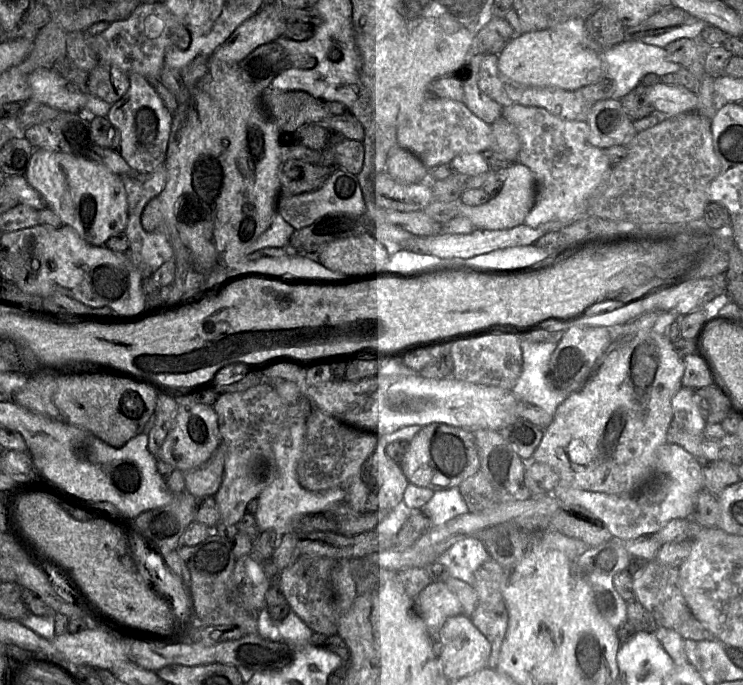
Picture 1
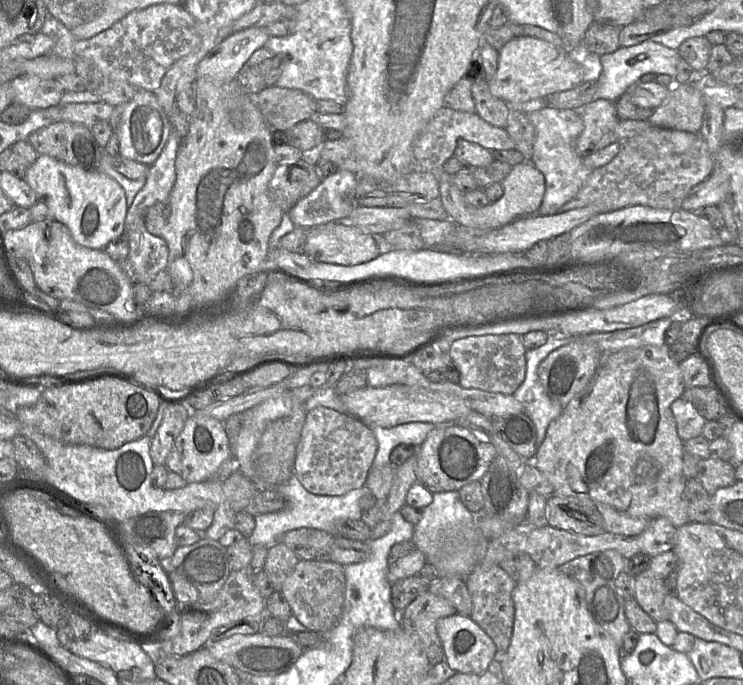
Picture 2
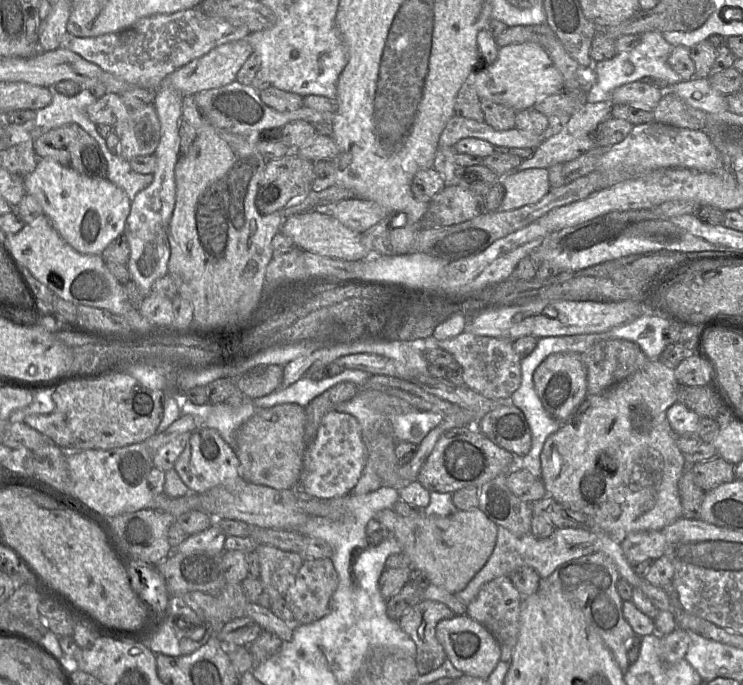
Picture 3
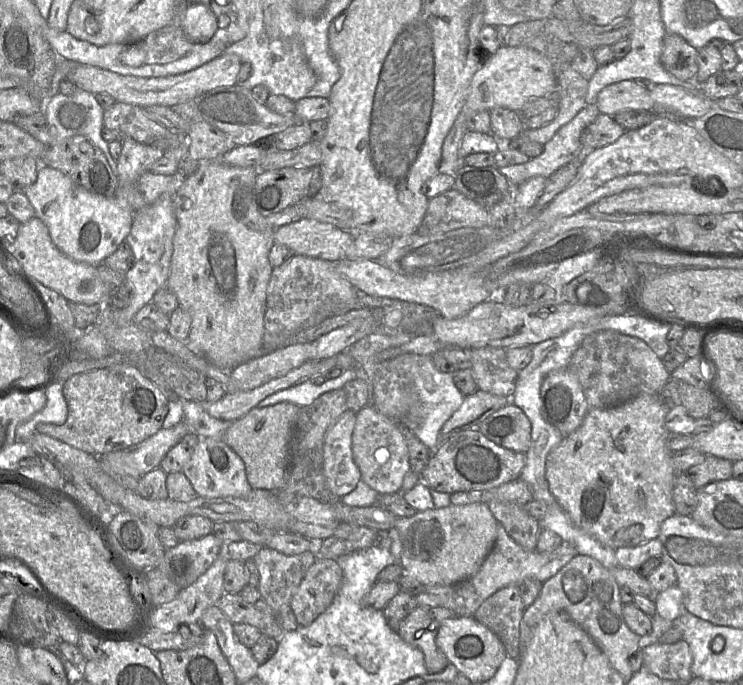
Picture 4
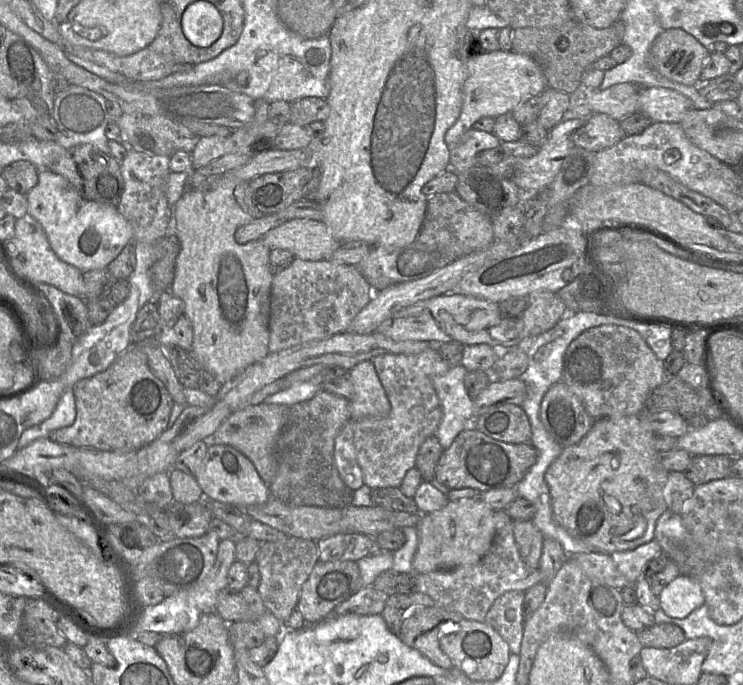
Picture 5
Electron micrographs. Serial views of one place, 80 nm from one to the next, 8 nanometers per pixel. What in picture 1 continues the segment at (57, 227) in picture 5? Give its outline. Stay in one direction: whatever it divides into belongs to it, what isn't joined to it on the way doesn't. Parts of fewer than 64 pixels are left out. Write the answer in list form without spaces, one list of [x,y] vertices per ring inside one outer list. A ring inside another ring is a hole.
[[[34,149],[25,177],[29,184],[44,197],[47,207],[61,219],[63,225],[75,229],[78,235],[92,246],[104,246],[114,235],[125,231],[128,221],[127,194],[122,177],[104,164],[90,157],[79,157],[62,152]]]

